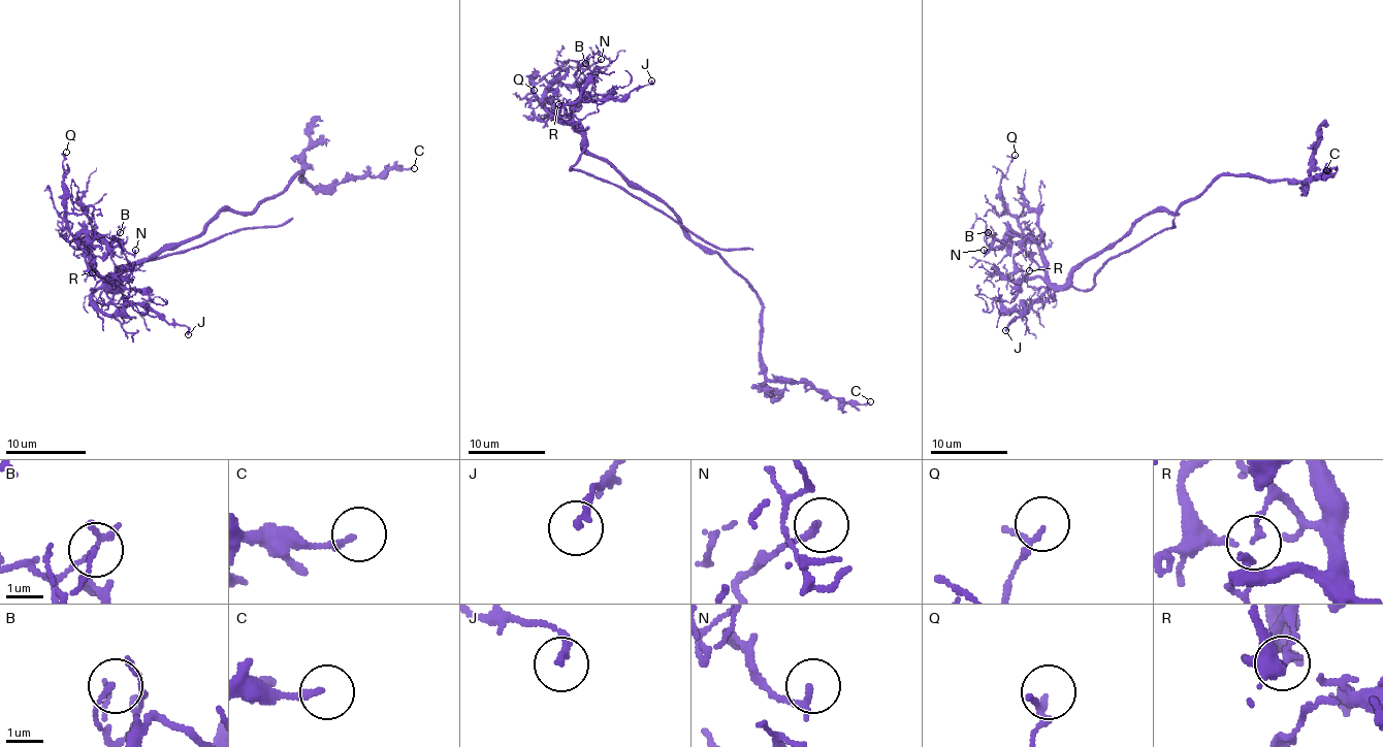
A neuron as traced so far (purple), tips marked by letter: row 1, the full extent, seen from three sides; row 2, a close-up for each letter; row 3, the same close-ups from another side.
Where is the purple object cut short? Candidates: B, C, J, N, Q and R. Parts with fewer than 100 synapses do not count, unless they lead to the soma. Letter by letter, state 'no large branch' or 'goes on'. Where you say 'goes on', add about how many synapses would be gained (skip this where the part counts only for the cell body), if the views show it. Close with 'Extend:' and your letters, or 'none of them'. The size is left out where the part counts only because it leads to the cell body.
B: no large branch
C: no large branch
J: no large branch
N: no large branch
Q: no large branch
R: no large branch
Extend: none of them

